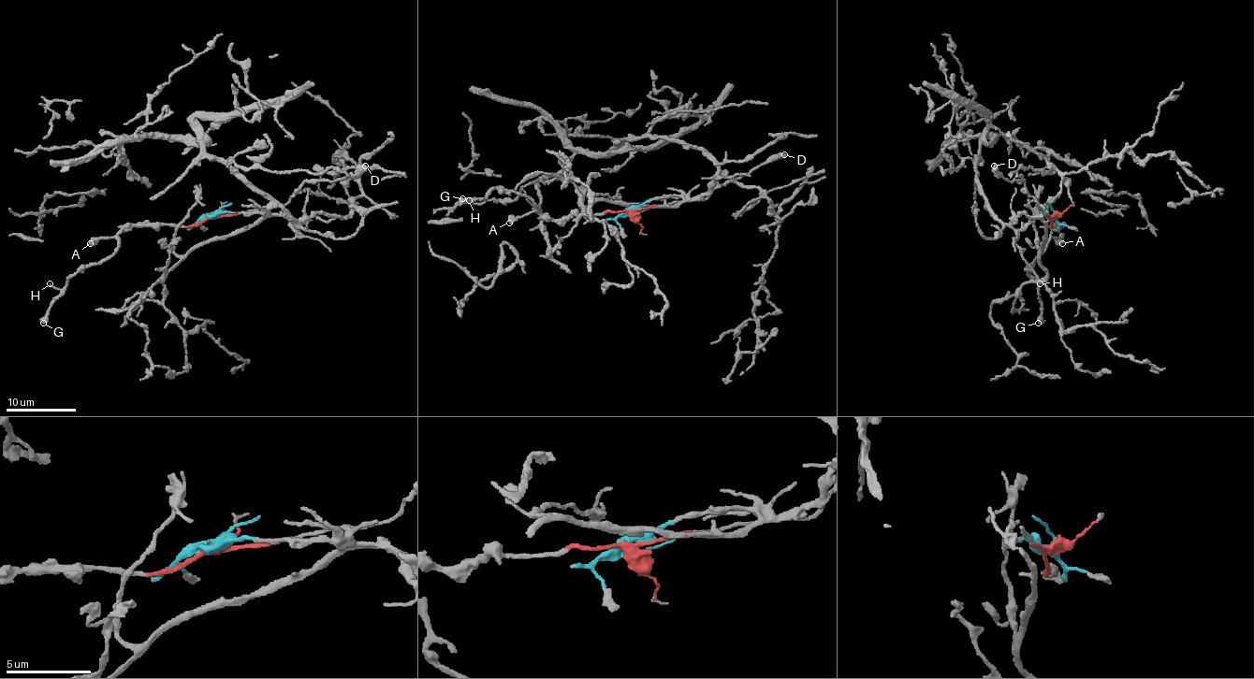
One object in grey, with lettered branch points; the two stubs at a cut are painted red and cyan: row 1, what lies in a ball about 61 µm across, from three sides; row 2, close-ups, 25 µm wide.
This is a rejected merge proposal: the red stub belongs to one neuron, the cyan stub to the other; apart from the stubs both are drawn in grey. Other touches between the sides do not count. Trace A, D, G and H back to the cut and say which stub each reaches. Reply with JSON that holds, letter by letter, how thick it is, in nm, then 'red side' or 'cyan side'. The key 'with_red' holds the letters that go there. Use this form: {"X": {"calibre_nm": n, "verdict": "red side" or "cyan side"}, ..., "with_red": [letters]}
{"A": {"calibre_nm": 600, "verdict": "red side"}, "D": {"calibre_nm": 550, "verdict": "red side"}, "G": {"calibre_nm": 600, "verdict": "red side"}, "H": {"calibre_nm": 120, "verdict": "red side"}, "with_red": ["A", "D", "G", "H"]}

